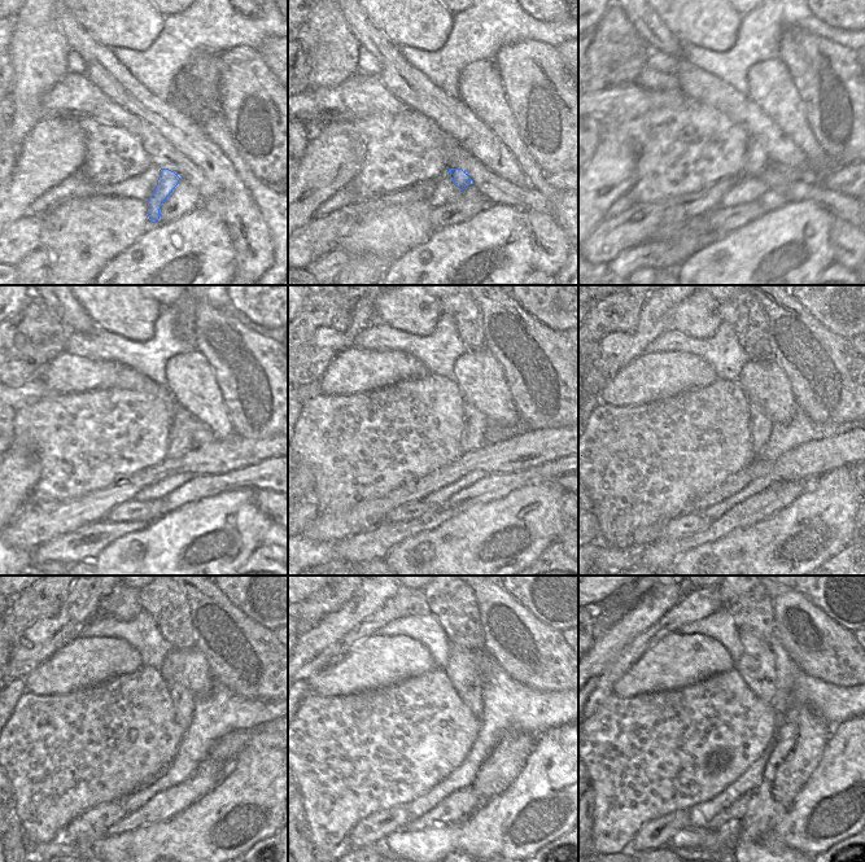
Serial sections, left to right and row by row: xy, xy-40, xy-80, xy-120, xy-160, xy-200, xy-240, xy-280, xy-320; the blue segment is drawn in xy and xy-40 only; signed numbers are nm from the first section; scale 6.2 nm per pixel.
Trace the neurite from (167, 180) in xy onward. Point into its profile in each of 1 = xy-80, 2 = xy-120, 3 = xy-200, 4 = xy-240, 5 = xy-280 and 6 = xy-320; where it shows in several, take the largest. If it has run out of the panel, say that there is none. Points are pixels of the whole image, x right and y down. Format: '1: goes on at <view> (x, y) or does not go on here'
1: goes on at xy-80 (756, 158)
2: goes on at xy-120 (180, 440)
3: goes on at xy-200 (761, 423)
4: goes on at xy-240 (183, 700)
5: goes on at xy-280 (462, 666)
6: goes on at xy-320 (756, 666)

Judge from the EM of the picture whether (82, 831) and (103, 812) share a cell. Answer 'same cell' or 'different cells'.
same cell

